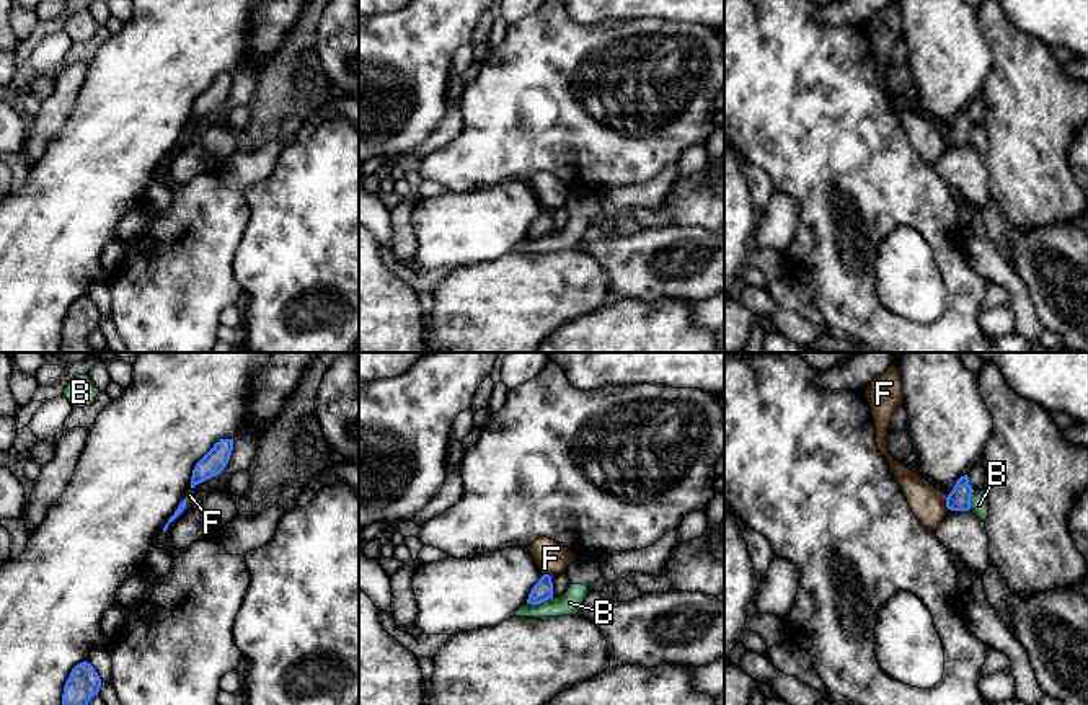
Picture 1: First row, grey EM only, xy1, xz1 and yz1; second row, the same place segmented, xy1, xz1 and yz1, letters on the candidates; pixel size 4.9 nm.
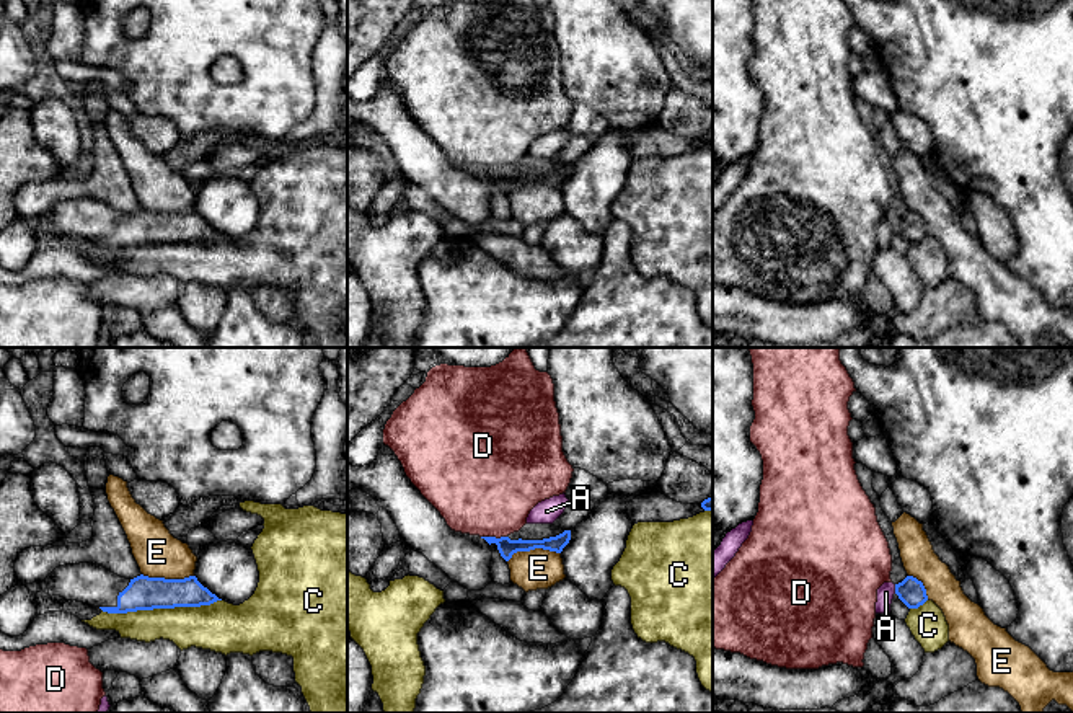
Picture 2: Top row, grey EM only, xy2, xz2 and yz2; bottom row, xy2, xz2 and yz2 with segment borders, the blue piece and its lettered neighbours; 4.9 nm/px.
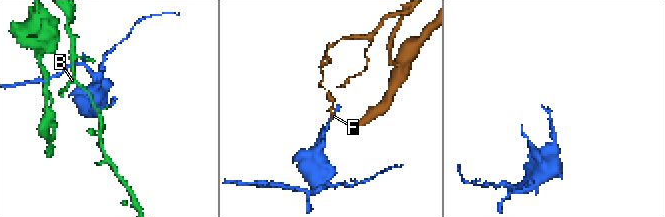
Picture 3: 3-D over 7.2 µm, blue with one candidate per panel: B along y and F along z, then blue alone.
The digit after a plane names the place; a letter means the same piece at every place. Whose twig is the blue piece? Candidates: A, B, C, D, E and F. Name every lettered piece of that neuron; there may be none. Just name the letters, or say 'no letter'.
no letter

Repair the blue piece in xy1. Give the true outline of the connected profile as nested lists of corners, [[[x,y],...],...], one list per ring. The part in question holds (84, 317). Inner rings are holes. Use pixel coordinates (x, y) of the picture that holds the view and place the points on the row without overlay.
[[[86,295],[77,299],[64,320],[60,352],[98,352],[90,346],[88,336],[98,330],[100,321],[95,302]]]

